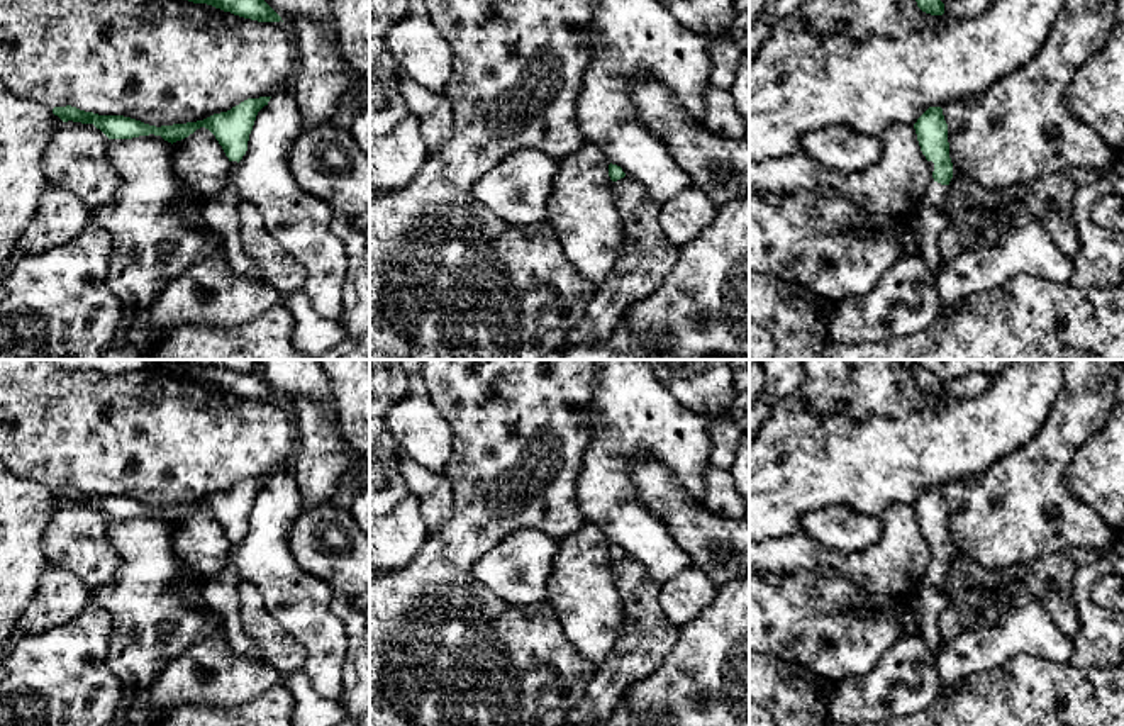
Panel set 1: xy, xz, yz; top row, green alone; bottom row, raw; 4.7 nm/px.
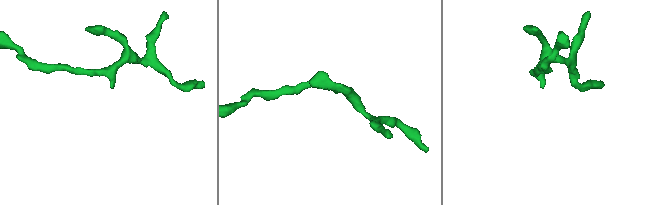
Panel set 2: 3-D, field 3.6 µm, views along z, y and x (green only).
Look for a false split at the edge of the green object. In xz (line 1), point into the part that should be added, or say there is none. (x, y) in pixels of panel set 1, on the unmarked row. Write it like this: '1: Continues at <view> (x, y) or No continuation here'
1: No continuation here

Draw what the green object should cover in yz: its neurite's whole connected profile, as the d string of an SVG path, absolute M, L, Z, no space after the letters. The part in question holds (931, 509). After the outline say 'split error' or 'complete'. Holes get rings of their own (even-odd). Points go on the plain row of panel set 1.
M929 487L914 504L917 521L926 536L932 563L929 565L921 585L915 590L922 623L919 634L936 656L943 656L948 645L938 629L939 614L949 606L946 589L948 565L953 558L949 538L948 504L941 487Z; split error

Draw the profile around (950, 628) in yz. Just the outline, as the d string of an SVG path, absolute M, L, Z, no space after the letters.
M948 606L938 617L938 629L943 641L951 646L951 643L965 633L965 628L960 623L958 611L953 606Z

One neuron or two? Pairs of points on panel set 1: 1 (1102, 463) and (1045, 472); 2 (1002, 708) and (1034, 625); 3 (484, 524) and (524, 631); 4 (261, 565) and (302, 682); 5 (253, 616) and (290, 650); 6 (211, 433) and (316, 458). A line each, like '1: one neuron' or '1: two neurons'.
1: two neurons
2: two neurons
3: one neuron
4: two neurons
5: one neuron
6: two neurons

